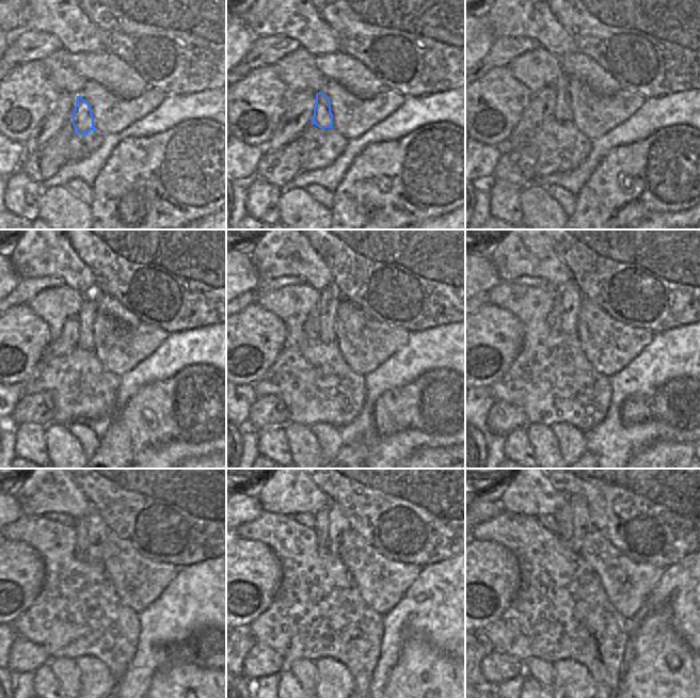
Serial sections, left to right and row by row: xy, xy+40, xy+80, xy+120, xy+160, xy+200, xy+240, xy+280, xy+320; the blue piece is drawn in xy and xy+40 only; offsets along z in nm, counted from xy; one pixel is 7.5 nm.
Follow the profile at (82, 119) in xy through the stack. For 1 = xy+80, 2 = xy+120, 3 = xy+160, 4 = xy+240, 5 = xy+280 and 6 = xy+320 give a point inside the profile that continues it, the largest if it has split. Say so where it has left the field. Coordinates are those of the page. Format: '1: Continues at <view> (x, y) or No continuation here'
1: Continues at xy+80 (562, 112)
2: Continues at xy+120 (85, 342)
3: Continues at xy+160 (330, 299)
4: Continues at xy+240 (97, 530)
5: Continues at xy+280 (338, 524)
6: Continues at xy+320 (581, 519)

